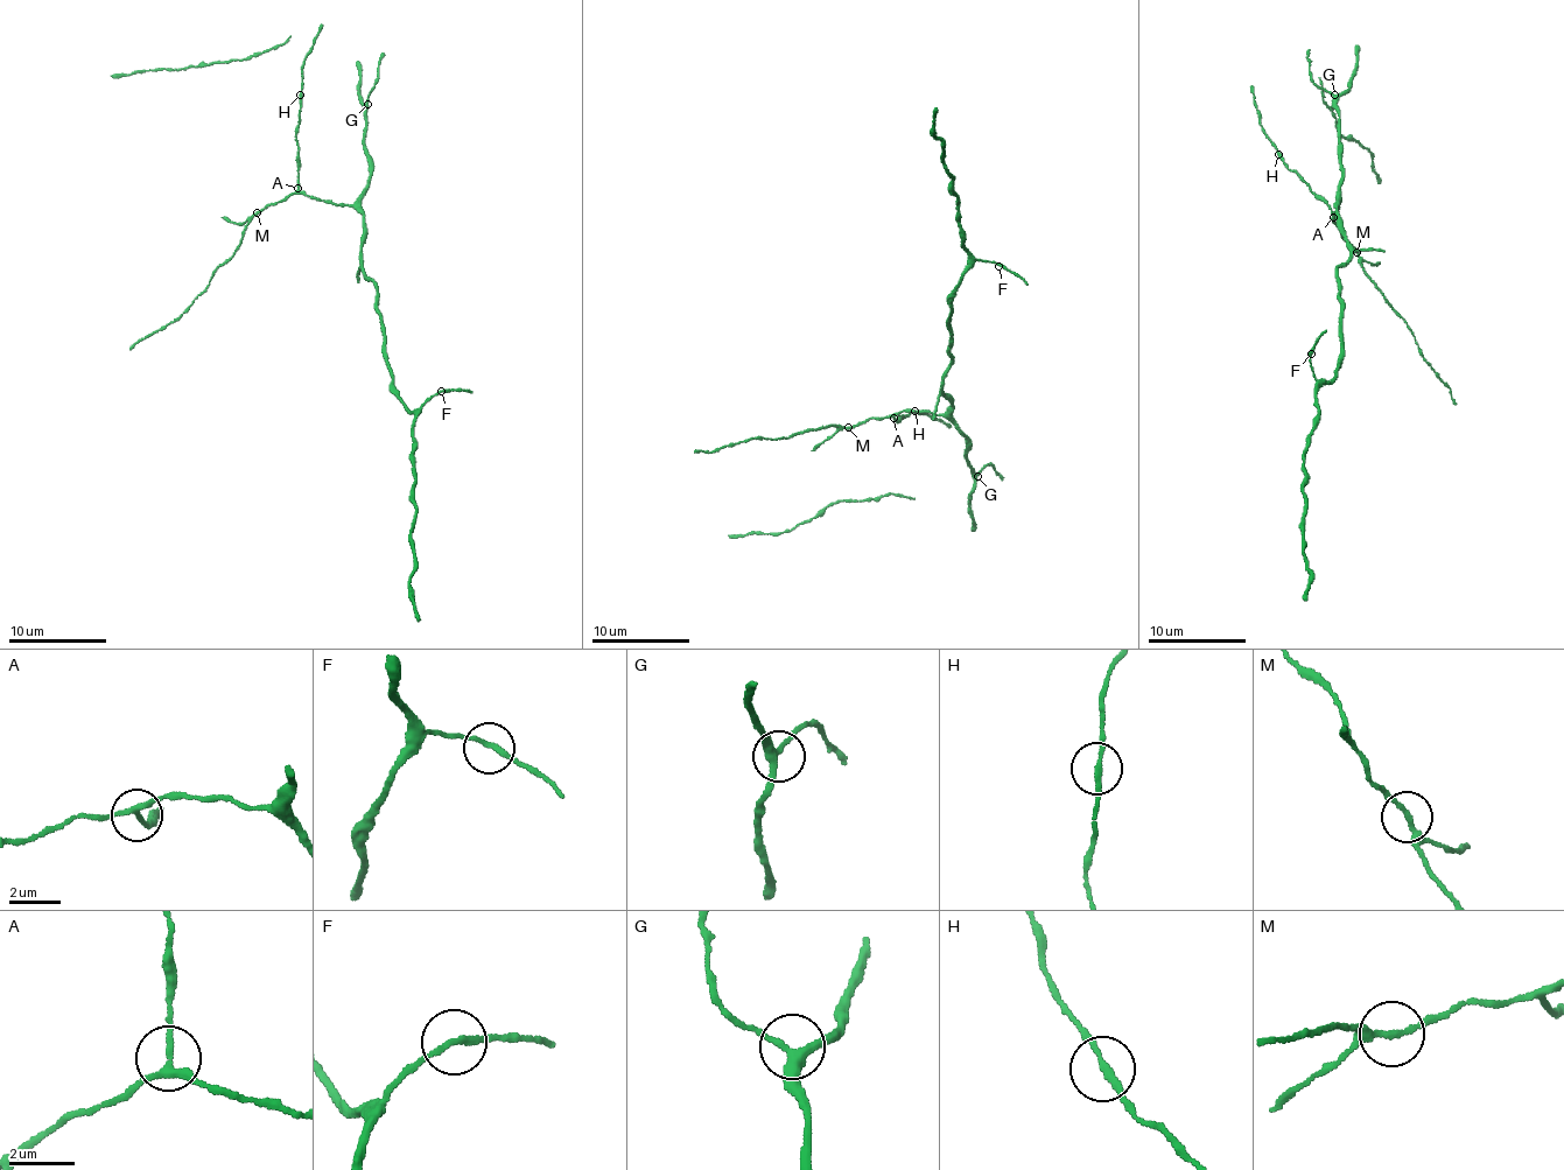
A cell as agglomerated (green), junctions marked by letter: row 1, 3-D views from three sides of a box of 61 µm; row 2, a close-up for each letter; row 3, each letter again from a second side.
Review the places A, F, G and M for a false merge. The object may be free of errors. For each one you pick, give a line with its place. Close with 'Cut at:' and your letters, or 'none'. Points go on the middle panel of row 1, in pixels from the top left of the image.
Cut at: none

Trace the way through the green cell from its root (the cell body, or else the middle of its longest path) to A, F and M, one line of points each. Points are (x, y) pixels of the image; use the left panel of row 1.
A: (362, 245), (364, 216), (351, 205), (325, 203), (306, 195), (299, 187)
F: (362, 245), (363, 277), (376, 288), (391, 393), (414, 411), (441, 391)
M: (362, 245), (364, 216), (346, 204), (289, 193), (257, 212)

